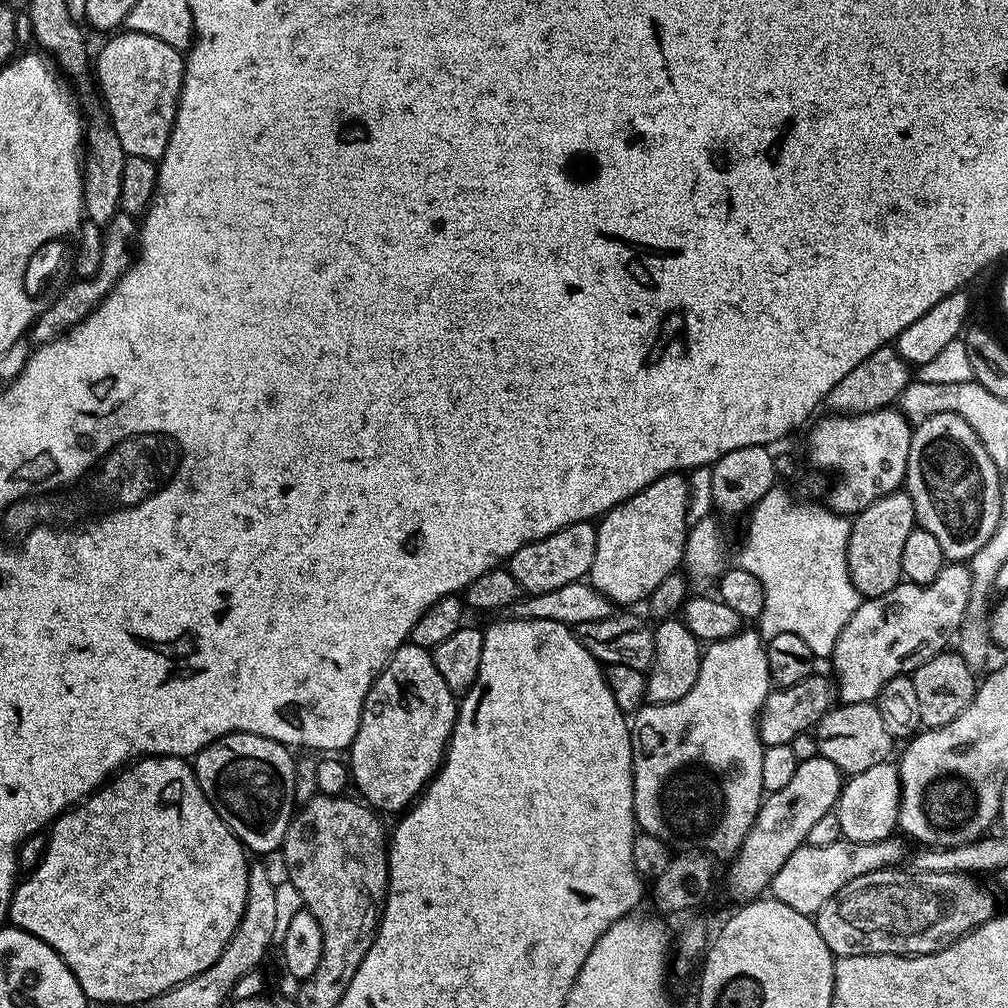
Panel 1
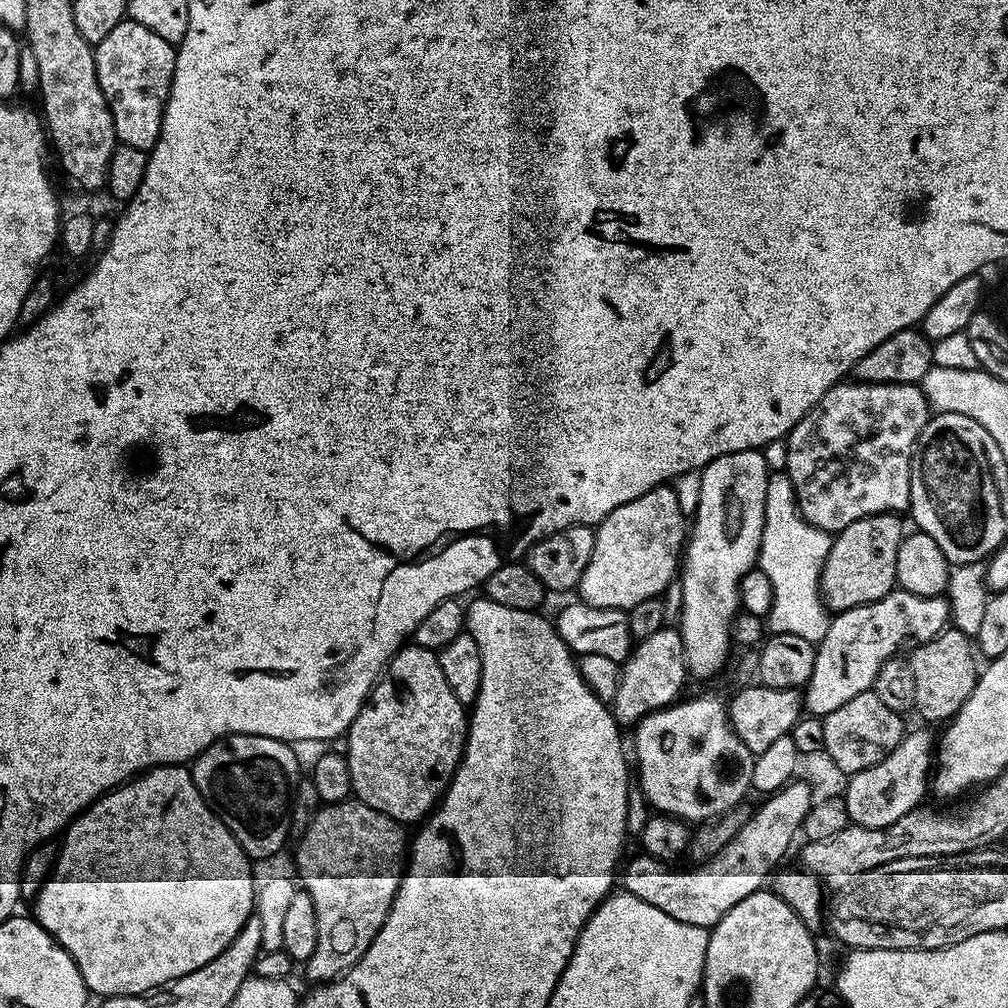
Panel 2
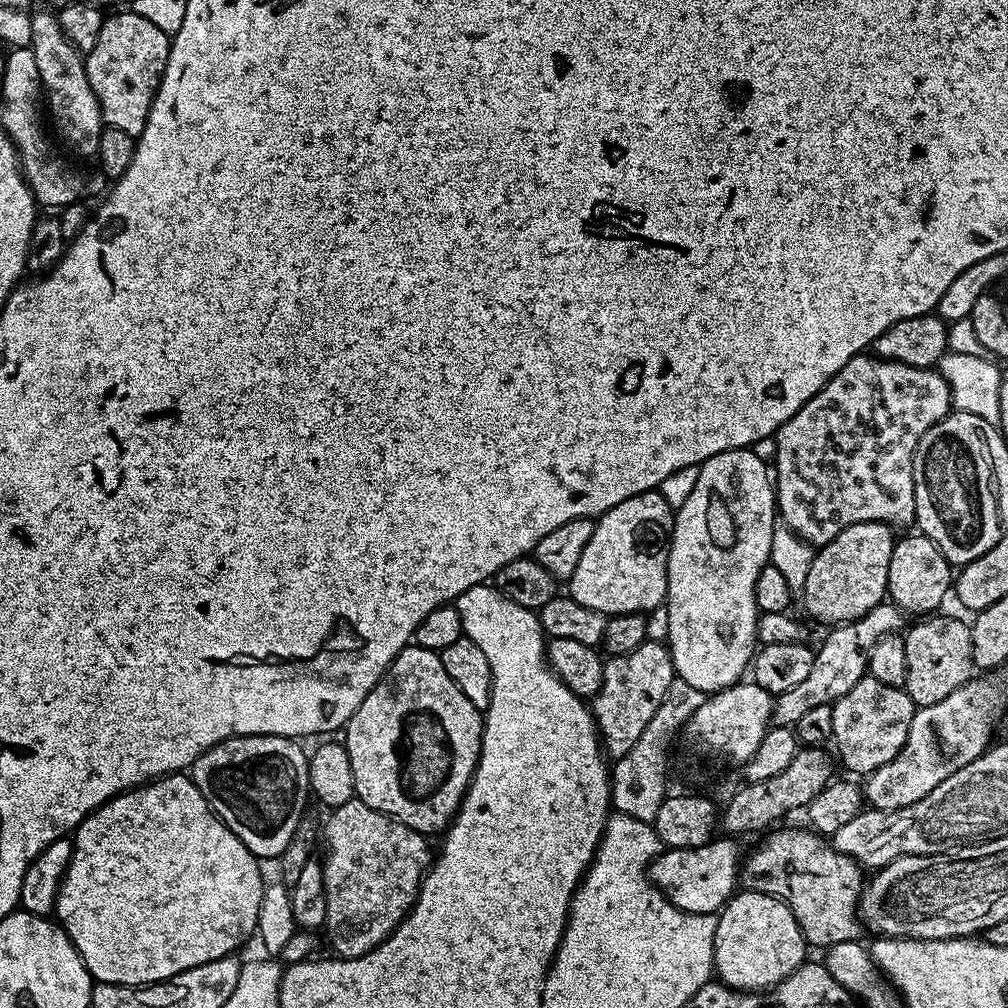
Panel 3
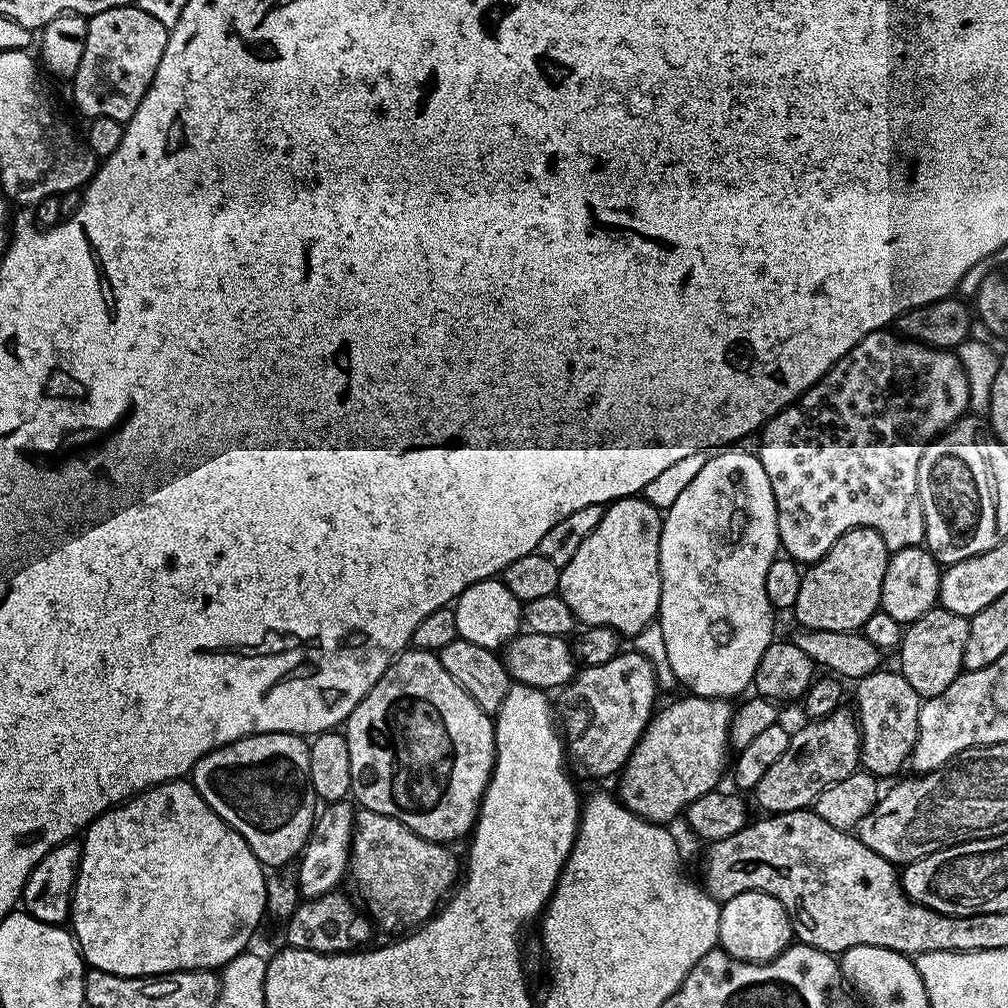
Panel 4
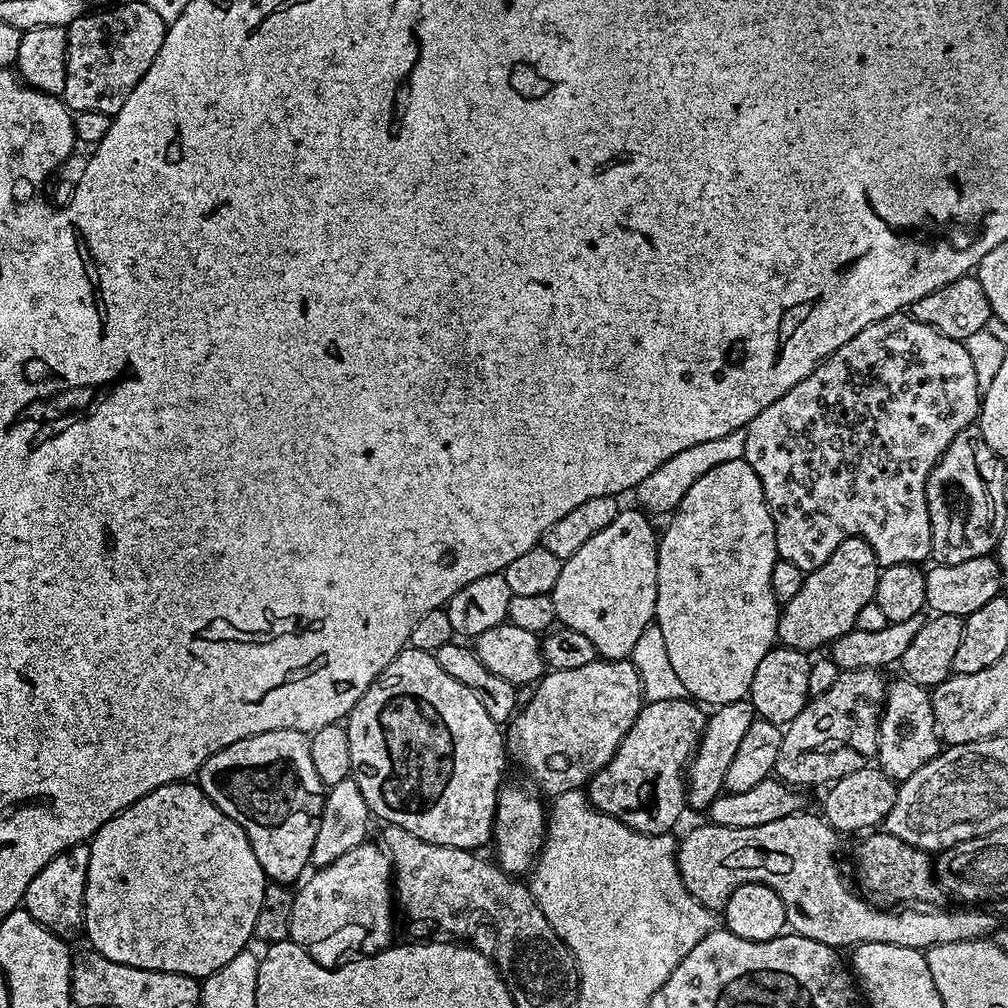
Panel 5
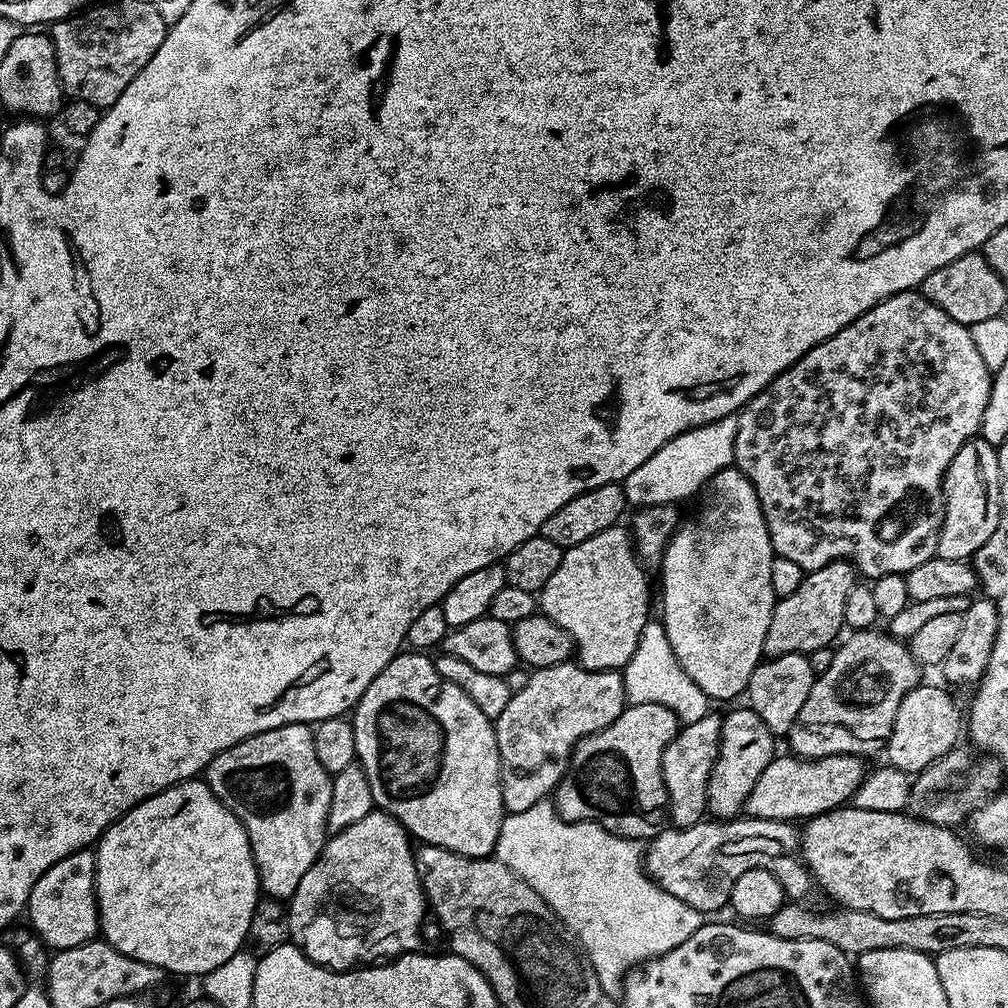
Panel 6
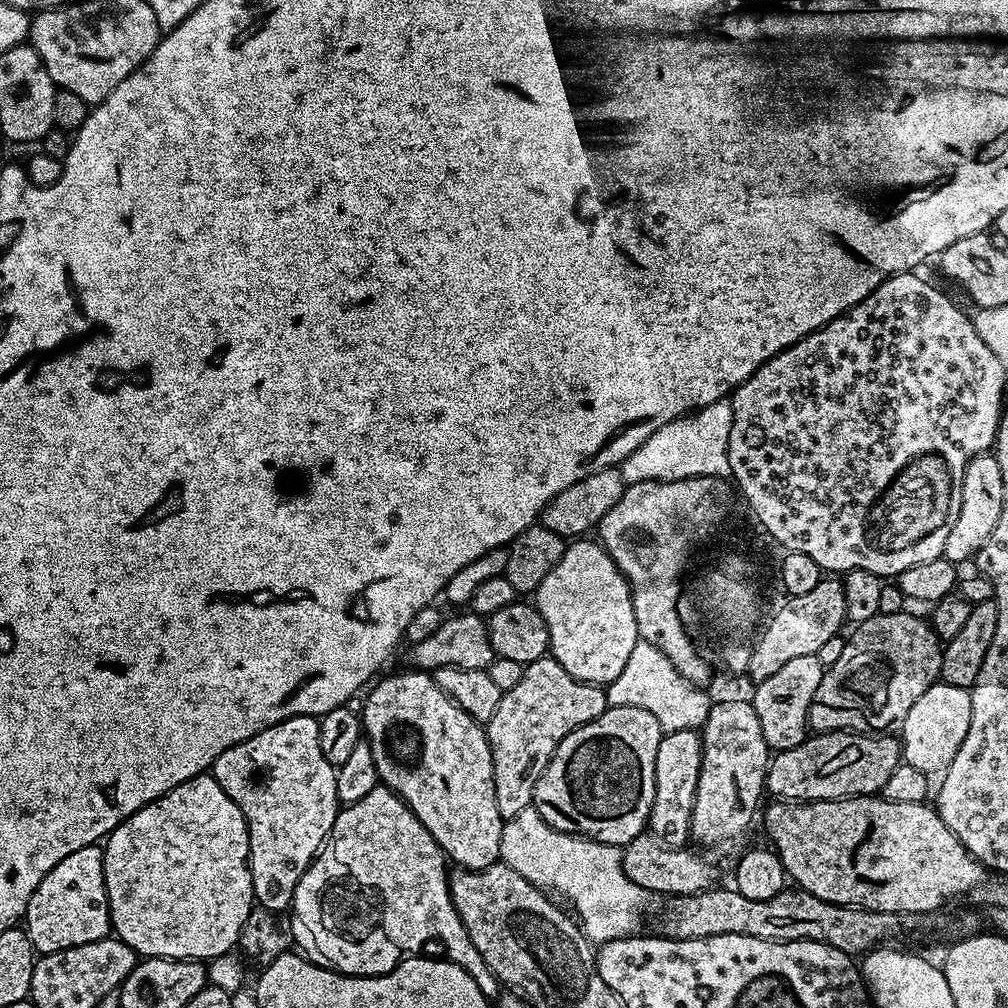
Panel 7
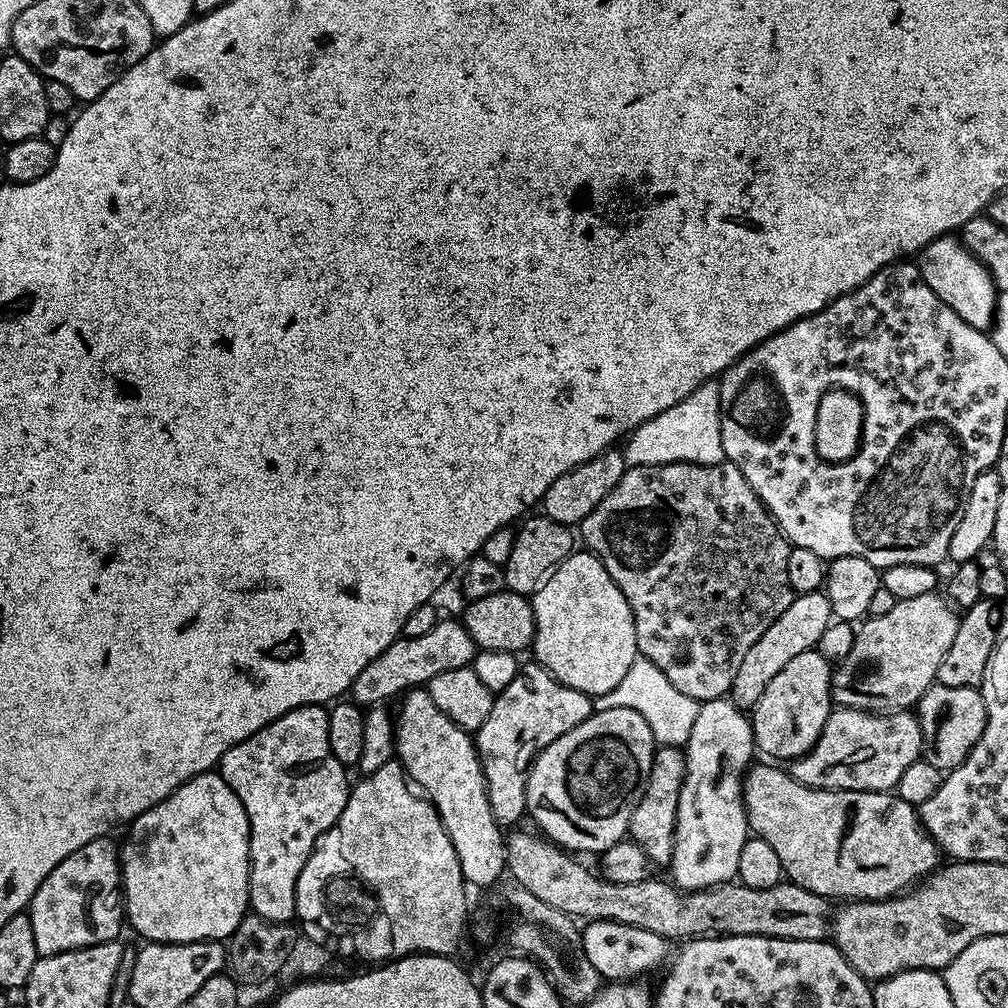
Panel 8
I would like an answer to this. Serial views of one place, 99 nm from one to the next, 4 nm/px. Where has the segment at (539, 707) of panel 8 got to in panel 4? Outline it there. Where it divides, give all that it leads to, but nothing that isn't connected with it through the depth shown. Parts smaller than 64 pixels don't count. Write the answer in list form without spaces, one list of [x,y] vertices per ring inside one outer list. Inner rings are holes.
[[[624,650],[619,656],[610,658],[610,662],[602,662],[602,666],[581,667],[572,681],[565,684],[559,693],[560,704],[558,700],[558,720],[562,725],[562,736],[566,741],[566,760],[571,771],[577,777],[615,777],[628,763],[644,727],[654,715],[654,709],[657,707],[656,692],[658,693],[656,672],[648,659],[638,651]]]

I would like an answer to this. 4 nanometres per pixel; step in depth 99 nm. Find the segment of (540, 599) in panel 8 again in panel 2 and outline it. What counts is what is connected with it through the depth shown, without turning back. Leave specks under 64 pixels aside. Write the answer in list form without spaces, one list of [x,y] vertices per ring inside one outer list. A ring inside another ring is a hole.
[[[661,486],[650,490],[642,494],[642,498],[634,498],[634,502],[618,506],[618,510],[600,521],[596,528],[594,554],[590,554],[590,566],[586,566],[586,574],[582,574],[580,579],[579,599],[599,608],[630,610],[638,606],[638,602],[646,602],[646,598],[660,596],[666,591],[668,584],[677,579],[685,547],[686,517],[682,514],[682,506],[678,506],[675,487]]]

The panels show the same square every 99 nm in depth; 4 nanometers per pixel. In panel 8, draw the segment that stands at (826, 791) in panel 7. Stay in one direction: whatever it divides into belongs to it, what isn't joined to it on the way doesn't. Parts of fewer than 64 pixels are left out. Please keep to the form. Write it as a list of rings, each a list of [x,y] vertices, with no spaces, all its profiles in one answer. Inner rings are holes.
[[[836,706],[826,718],[818,742],[805,756],[791,761],[790,771],[807,788],[886,792],[895,789],[902,770],[921,759],[923,750],[920,722],[911,711],[881,714]]]

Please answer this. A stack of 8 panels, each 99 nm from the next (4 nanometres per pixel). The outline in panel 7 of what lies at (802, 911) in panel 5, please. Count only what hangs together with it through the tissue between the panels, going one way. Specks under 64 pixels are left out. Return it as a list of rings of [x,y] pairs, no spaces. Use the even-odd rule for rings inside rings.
[[[651,834],[634,838],[622,848],[622,870],[634,886],[646,890],[650,894],[661,892],[661,897],[685,896],[698,894],[713,887],[712,864],[704,856],[691,852],[691,847],[669,848],[667,844]]]

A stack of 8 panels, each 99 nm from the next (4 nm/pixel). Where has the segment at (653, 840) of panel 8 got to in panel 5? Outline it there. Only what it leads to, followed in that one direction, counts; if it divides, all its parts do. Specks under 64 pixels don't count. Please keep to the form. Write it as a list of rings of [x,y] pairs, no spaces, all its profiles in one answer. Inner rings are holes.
[[[751,699],[735,700],[729,704],[721,704],[716,712],[704,721],[704,732],[700,735],[700,743],[692,754],[686,769],[686,804],[700,814],[707,813],[708,808],[725,791],[724,779],[726,770],[730,770],[730,761],[742,742],[742,734],[750,730],[753,720],[757,719],[756,709]]]

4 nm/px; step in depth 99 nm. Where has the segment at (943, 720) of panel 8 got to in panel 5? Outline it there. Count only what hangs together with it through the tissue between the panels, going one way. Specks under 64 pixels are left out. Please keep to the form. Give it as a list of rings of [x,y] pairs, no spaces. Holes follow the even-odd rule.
[[[907,678],[889,683],[884,697],[884,713],[880,715],[880,737],[876,760],[881,772],[897,782],[910,778],[922,770],[942,750],[942,741],[936,731],[929,689]]]

